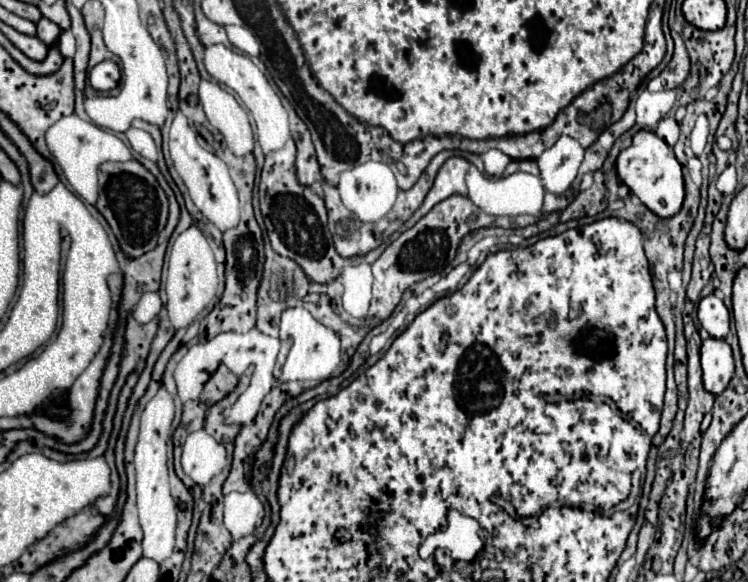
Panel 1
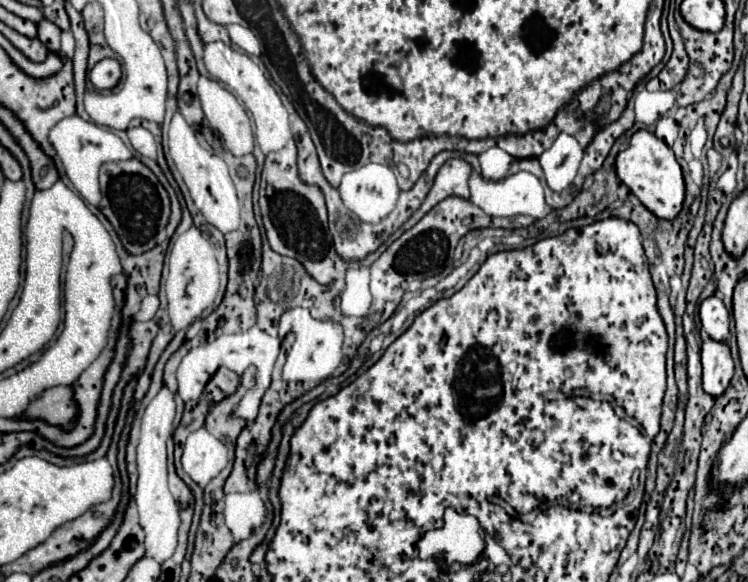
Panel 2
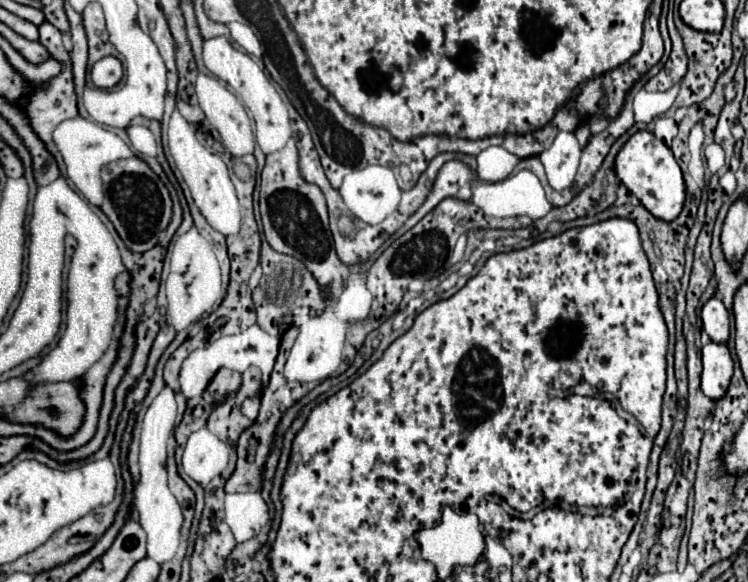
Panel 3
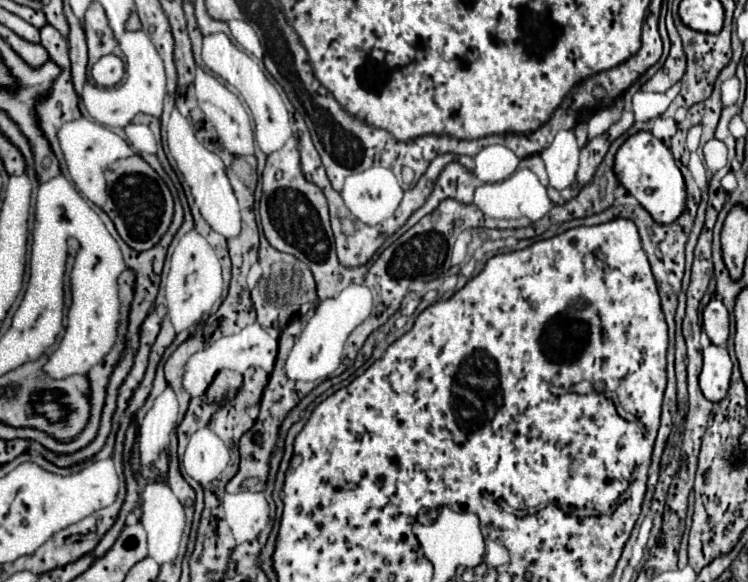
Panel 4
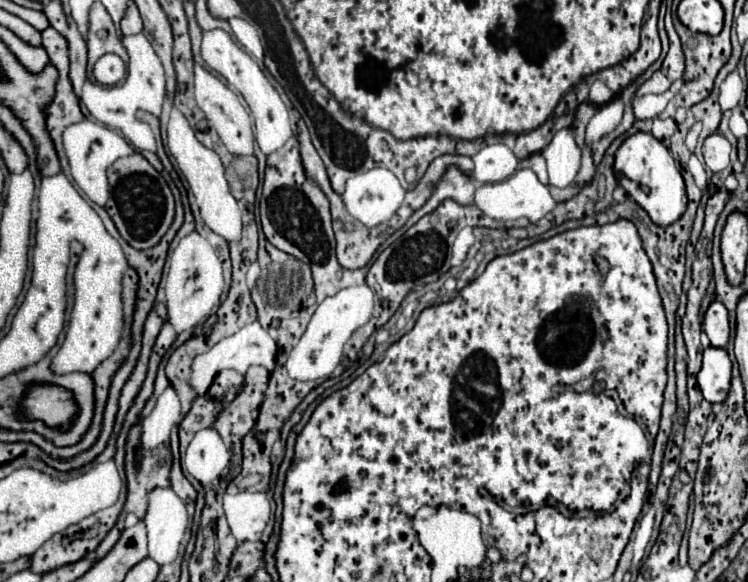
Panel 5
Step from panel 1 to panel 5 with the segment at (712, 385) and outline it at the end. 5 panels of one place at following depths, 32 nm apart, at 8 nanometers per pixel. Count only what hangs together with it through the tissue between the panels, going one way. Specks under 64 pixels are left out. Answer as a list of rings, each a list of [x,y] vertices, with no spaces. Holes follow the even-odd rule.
[[[708,346],[704,350],[704,364],[698,374],[698,386],[708,402],[724,402],[730,388],[730,372],[732,362],[728,358],[728,352],[724,348]]]

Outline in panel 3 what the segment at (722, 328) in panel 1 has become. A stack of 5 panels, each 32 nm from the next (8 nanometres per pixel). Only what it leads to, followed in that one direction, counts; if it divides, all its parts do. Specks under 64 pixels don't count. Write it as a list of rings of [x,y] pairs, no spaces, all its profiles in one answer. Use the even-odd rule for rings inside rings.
[[[712,296],[712,298],[702,306],[700,318],[702,318],[702,328],[704,328],[704,332],[710,336],[712,342],[724,344],[724,342],[728,340],[730,316],[728,316],[728,310],[724,308],[724,304],[722,304],[720,298]]]

